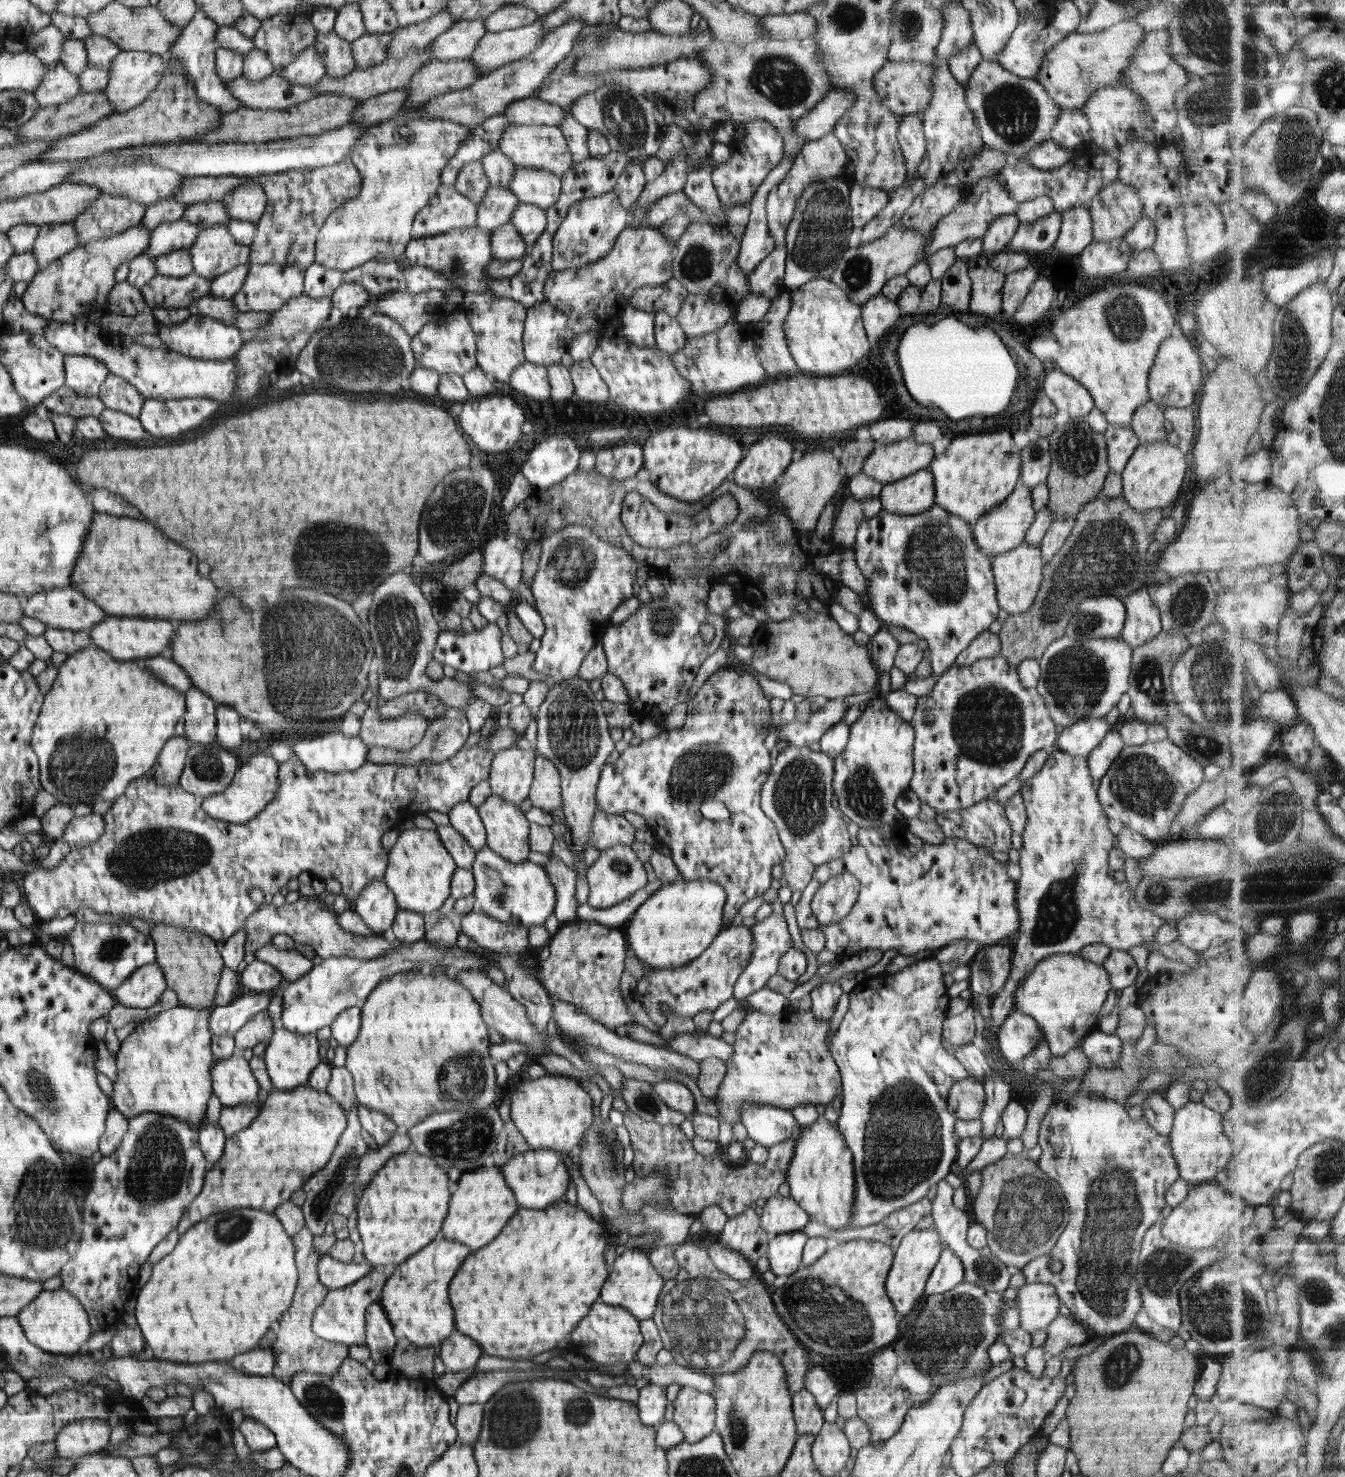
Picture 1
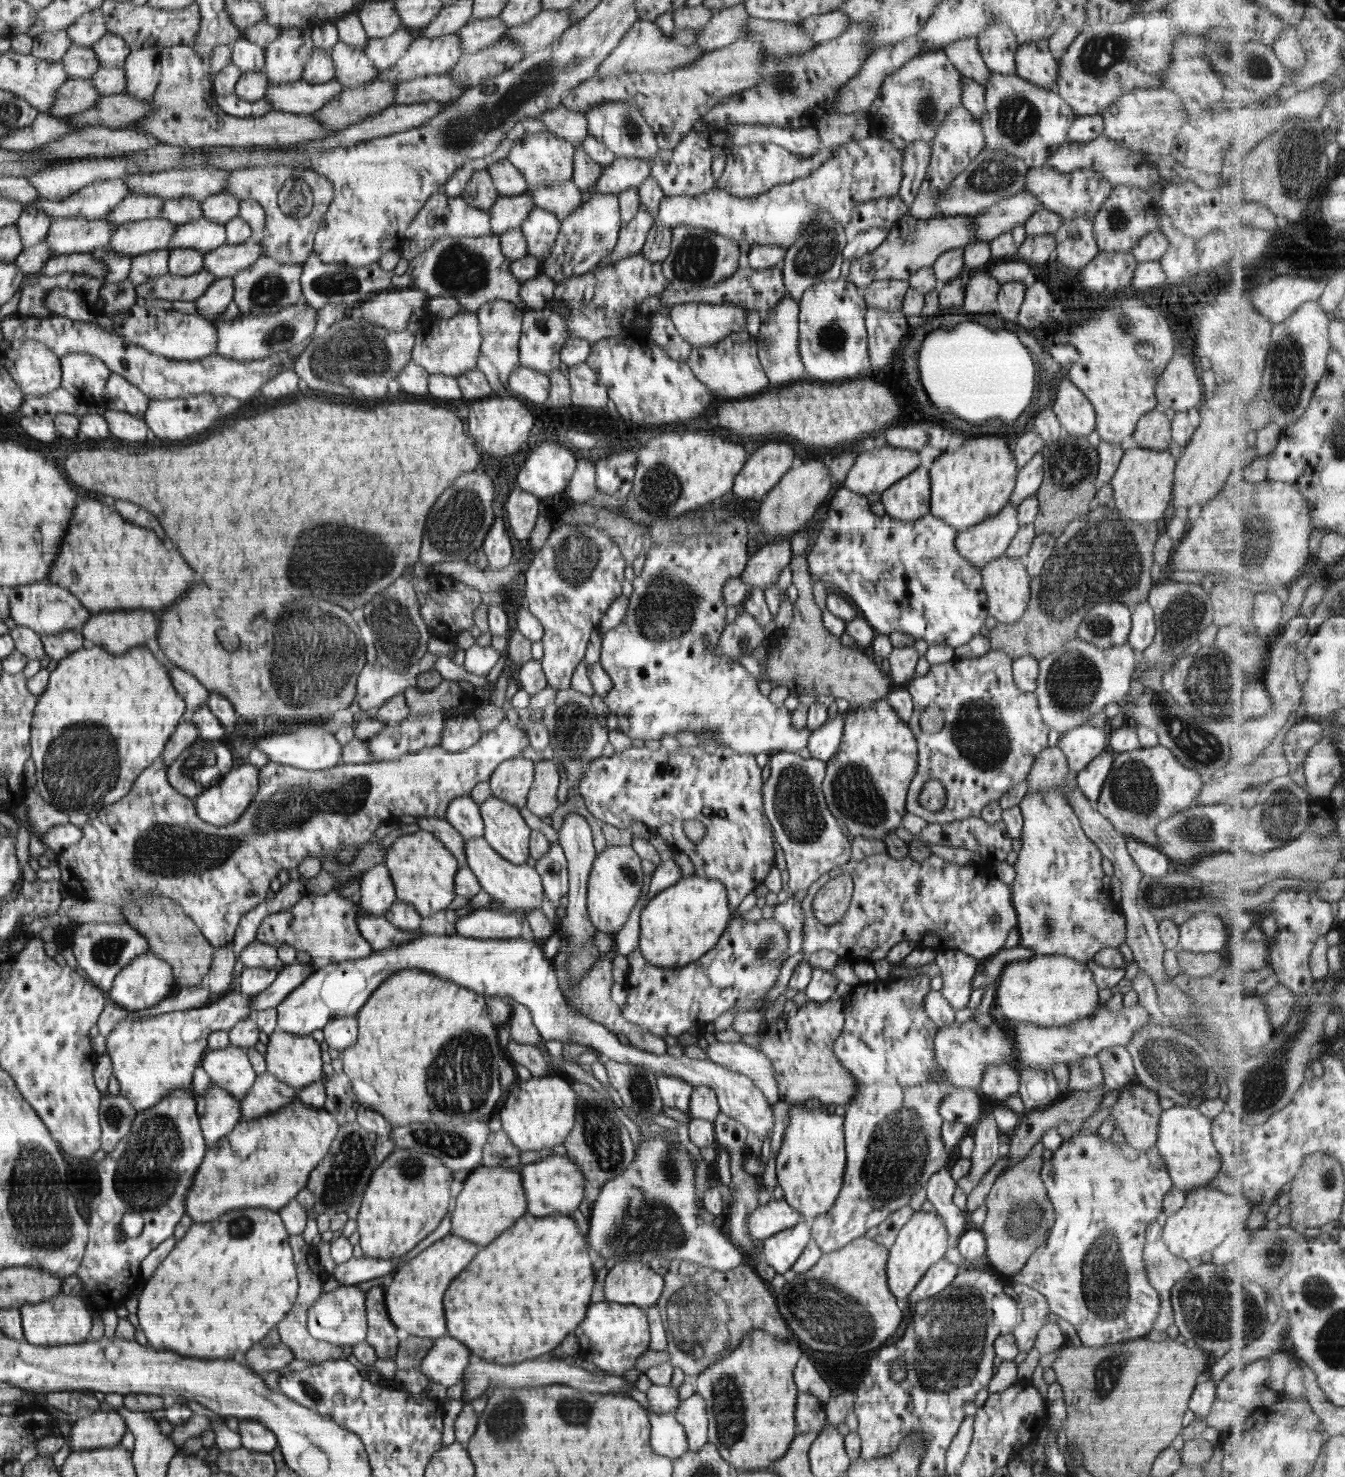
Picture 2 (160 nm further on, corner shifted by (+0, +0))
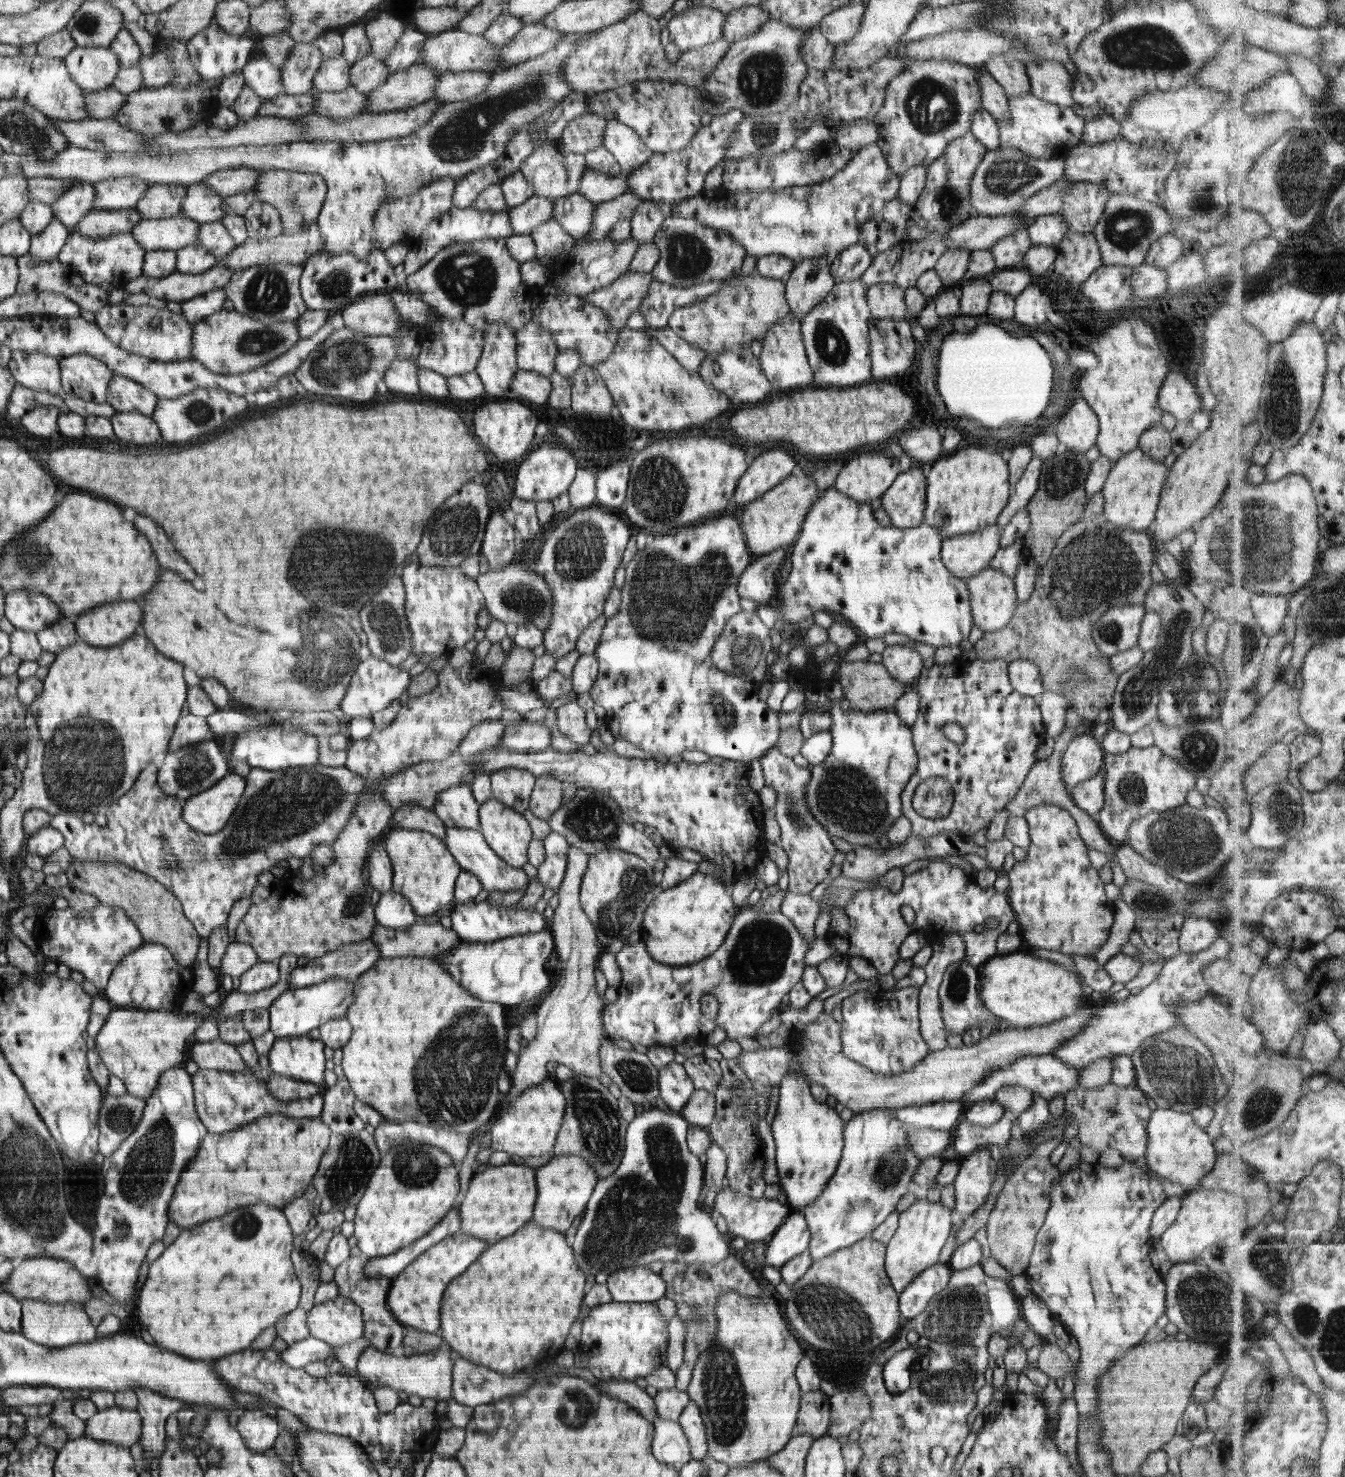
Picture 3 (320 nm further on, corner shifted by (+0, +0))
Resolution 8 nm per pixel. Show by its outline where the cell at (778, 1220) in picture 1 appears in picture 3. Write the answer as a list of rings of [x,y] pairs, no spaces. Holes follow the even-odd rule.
[[[730,1186],[722,1187],[715,1196],[712,1206],[717,1214],[724,1216],[728,1230],[735,1236],[740,1236],[748,1242],[758,1242],[768,1236],[772,1236],[775,1230],[785,1221],[785,1218],[793,1211],[787,1204],[781,1204],[776,1199],[752,1199],[743,1194],[734,1194]]]

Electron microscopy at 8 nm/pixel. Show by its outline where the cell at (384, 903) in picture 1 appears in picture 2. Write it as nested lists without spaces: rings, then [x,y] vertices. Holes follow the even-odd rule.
[[[384,862],[368,868],[367,872],[360,875],[359,881],[360,906],[363,908],[364,916],[384,915],[386,909],[397,901],[393,878]]]

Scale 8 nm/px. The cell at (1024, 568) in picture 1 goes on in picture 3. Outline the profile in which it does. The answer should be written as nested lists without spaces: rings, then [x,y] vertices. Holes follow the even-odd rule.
[[[988,566],[974,576],[968,577],[965,581],[969,592],[973,624],[983,630],[984,633],[1004,628],[1010,622],[1016,607],[1020,603],[1015,595],[1013,577],[1006,576],[1003,572]]]

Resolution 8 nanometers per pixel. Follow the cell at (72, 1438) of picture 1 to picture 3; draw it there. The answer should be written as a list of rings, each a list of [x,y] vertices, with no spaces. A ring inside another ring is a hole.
[[[116,1406],[99,1411],[88,1419],[85,1435],[120,1446],[132,1446],[143,1436],[143,1421],[138,1411]]]

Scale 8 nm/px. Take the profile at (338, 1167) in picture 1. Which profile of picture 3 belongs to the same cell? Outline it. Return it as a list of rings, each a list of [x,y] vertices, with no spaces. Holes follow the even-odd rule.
[[[366,1129],[349,1135],[331,1134],[329,1147],[324,1151],[320,1166],[312,1179],[312,1186],[322,1196],[321,1212],[342,1212],[349,1206],[355,1206],[366,1190],[370,1177],[380,1164],[380,1152],[373,1135]]]

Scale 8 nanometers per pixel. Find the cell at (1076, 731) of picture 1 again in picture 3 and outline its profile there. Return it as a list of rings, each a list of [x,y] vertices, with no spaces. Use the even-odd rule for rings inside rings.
[[[1091,734],[1076,735],[1060,760],[1062,782],[1067,790],[1071,791],[1074,786],[1103,769],[1104,755],[1103,749]]]

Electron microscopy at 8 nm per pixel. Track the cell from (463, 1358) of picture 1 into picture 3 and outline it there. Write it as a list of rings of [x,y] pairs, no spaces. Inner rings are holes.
[[[368,1346],[362,1355],[358,1356],[355,1368],[370,1387],[390,1387],[399,1396],[420,1396],[420,1398],[433,1398],[434,1401],[448,1401],[452,1396],[454,1361],[457,1356],[448,1350],[436,1350],[432,1353],[415,1356],[393,1356],[393,1354],[382,1354],[380,1350]]]

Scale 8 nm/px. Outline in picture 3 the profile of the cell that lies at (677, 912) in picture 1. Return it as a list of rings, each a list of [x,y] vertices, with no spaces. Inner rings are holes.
[[[696,872],[677,886],[657,892],[644,912],[641,942],[656,962],[691,965],[709,957],[724,943],[737,915],[731,890],[710,874]]]

